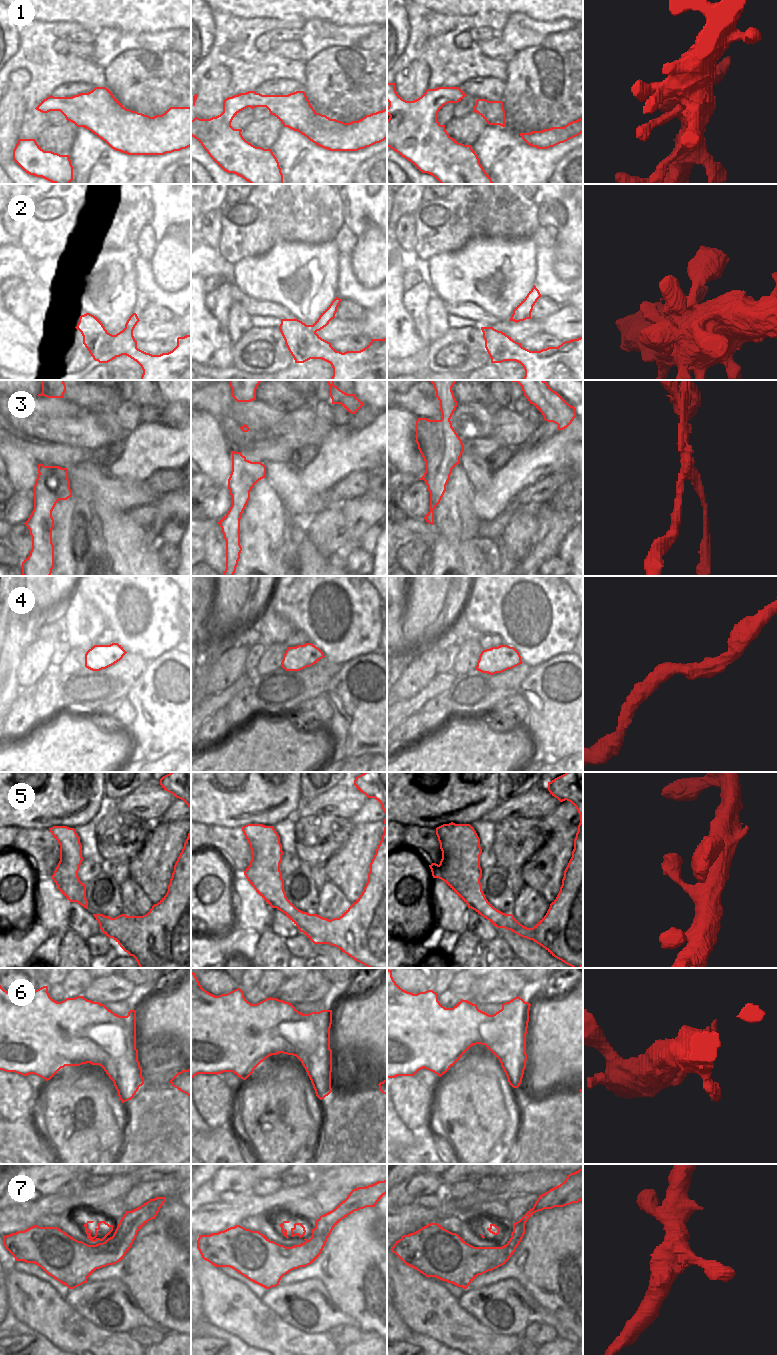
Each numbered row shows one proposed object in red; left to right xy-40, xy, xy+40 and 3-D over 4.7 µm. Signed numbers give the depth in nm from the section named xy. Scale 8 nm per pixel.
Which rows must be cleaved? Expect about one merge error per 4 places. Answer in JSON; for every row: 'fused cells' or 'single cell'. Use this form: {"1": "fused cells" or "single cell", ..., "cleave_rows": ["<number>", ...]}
{"1": "single cell", "2": "single cell", "3": "fused cells", "4": "single cell", "5": "single cell", "6": "single cell", "7": "single cell", "cleave_rows": ["3"]}

